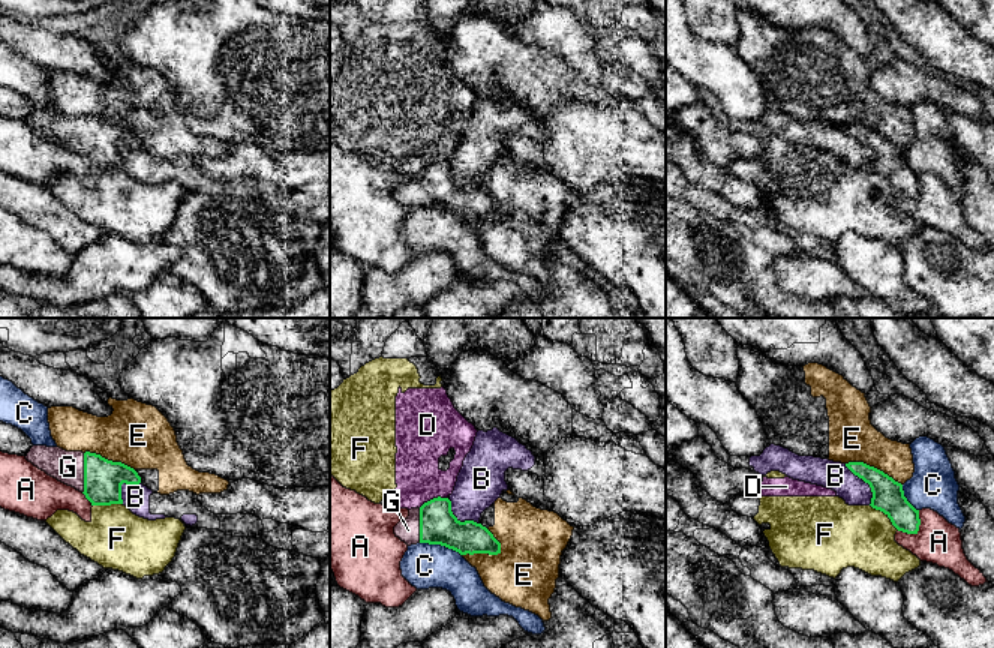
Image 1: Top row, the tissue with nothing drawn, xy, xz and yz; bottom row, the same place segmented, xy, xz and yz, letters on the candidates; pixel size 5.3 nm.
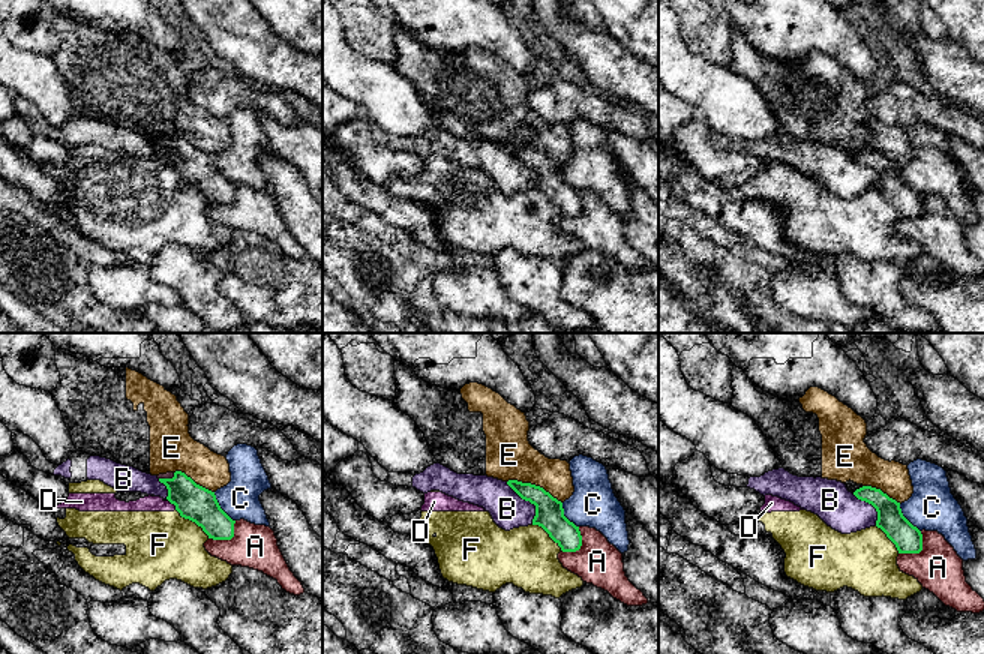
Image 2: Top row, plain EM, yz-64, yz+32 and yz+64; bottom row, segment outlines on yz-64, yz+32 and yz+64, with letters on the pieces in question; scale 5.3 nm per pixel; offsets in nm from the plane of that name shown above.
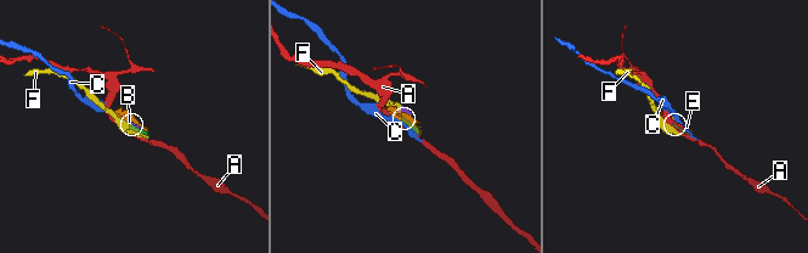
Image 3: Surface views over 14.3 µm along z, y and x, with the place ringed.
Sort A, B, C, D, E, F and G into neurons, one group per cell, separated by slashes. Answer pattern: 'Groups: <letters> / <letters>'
Groups: A / B / C / D F / E / G

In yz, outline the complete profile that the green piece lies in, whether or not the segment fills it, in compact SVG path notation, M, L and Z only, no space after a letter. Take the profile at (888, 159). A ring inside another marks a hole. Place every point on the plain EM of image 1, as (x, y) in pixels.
M849 126L846 130L870 148L873 156L870 170L873 172L883 176L898 195L918 198L921 189L919 174L904 160L901 147L864 126Z

